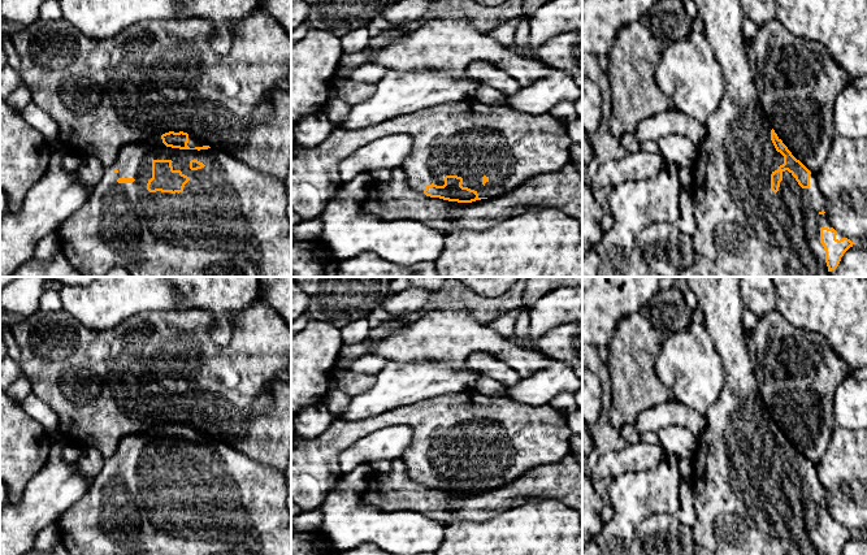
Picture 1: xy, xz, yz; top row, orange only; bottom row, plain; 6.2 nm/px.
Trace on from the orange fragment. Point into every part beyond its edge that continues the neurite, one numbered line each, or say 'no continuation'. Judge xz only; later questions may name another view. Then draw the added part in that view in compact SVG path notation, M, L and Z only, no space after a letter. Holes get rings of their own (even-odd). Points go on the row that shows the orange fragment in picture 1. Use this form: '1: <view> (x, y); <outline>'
1: xz (469, 139); M477 100L464 103L445 103L432 108L419 109L398 118L386 120L361 130L342 130L335 127L318 146L303 148L291 144L291 209L302 218L320 217L341 186L339 165L368 143L391 134L408 134L412 136L412 151L404 160L404 172L408 186L424 192L426 185L445 185L446 175L463 178L463 187L474 190L478 198L498 198L524 185L530 178L550 172L562 170L571 162L569 148L572 140L567 131L567 123L550 113L532 114L507 105L487 105Z

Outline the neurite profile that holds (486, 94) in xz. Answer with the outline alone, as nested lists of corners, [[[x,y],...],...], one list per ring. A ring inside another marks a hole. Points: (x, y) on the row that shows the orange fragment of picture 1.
[[[481,84],[476,94],[476,100],[487,105],[507,105],[510,100],[497,88],[489,84]]]

